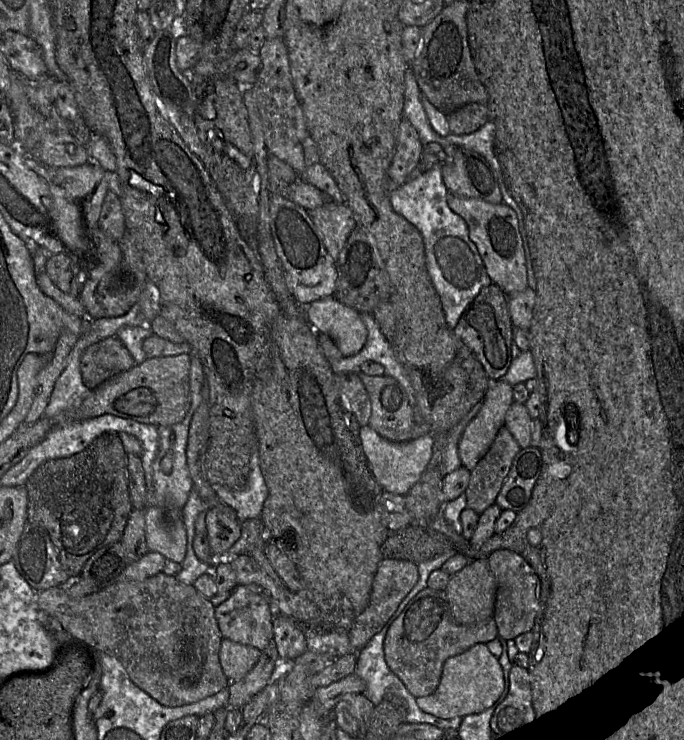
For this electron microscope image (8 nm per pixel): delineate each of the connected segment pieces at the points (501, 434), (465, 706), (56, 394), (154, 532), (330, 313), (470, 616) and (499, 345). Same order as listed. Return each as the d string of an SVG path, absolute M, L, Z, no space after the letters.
M503 425L498 430L488 452L471 471L469 484L465 491L467 508L480 515L496 503L497 495L519 450L520 446Z
M477 643L465 652L448 658L443 665L442 677L436 691L416 698L419 708L428 714L442 718L465 717L491 707L504 688L503 669L484 643Z
M81 335L68 356L66 366L57 379L44 417L53 417L61 412L69 411L81 405L91 393L82 379L80 361L83 352L99 340Z
M156 506L145 508L145 535L148 551L158 552L166 560L181 564L187 550L187 532L180 520L169 520Z
M334 296L301 306L306 320L316 333L328 334L344 357L353 356L362 349L367 339L367 329L358 311Z
M488 558L469 560L463 569L450 576L443 591L455 623L470 625L494 617L497 583L490 571Z
M491 283L479 292L462 313L453 332L472 351L490 381L504 377L512 361L513 325L507 296L497 285Z

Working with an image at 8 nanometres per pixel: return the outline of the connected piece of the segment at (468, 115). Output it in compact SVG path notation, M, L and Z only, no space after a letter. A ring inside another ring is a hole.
M469 103L446 115L450 133L471 134L489 120L487 104Z

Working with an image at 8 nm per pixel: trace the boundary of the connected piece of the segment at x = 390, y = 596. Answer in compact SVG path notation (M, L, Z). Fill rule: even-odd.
M383 557L375 573L370 600L365 610L351 623L349 638L352 652L358 653L374 635L379 633L396 611L400 602L415 586L419 578L417 564L407 559Z

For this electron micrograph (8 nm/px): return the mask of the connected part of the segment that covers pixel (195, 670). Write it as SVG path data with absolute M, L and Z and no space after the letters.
M159 573L143 581L115 583L103 590L81 598L71 598L67 594L66 587L52 587L37 592L37 603L39 610L43 615L43 619L47 624L53 624L55 628L63 634L85 641L94 648L96 654L107 654L118 659L125 668L133 684L163 706L178 707L192 704L213 696L223 689L227 689L229 686L230 681L224 675L219 661L219 649L222 636L214 616L215 607L211 601L199 593L193 585L183 584L174 576Z

